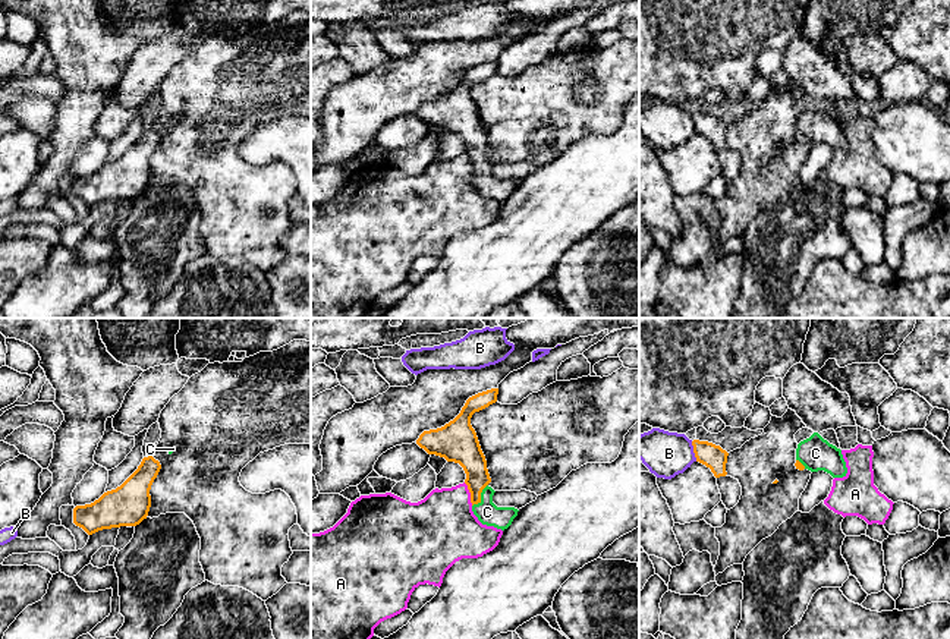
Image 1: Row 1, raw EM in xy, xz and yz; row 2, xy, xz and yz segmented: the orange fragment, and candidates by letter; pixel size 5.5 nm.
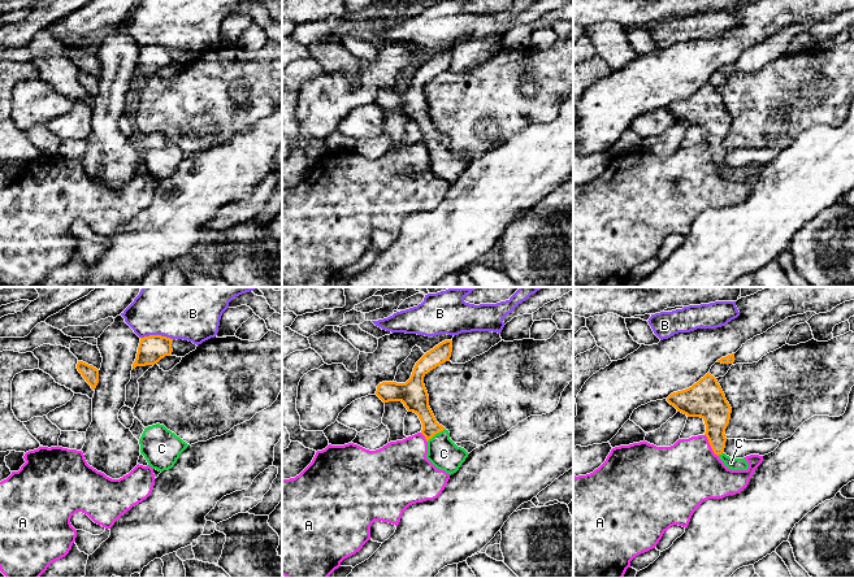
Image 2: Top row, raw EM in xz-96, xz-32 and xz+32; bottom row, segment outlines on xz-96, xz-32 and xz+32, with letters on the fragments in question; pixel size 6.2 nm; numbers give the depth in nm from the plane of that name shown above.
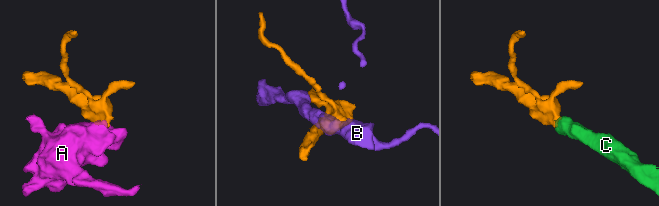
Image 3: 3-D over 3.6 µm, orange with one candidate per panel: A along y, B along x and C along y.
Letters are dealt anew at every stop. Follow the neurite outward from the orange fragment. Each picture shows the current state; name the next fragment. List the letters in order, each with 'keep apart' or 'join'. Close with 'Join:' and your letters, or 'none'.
A: keep apart
B: keep apart
C: join
Join: C

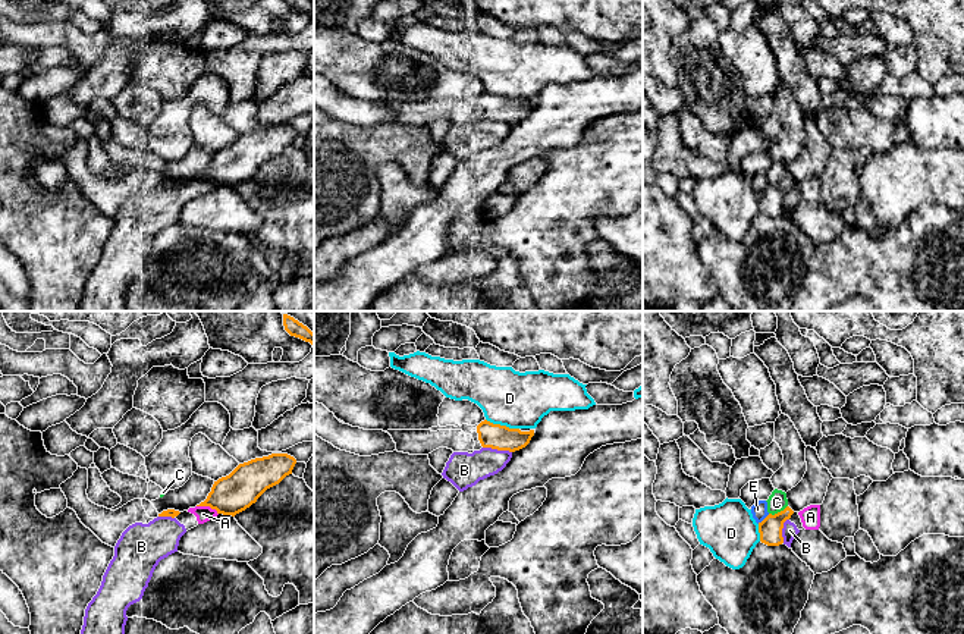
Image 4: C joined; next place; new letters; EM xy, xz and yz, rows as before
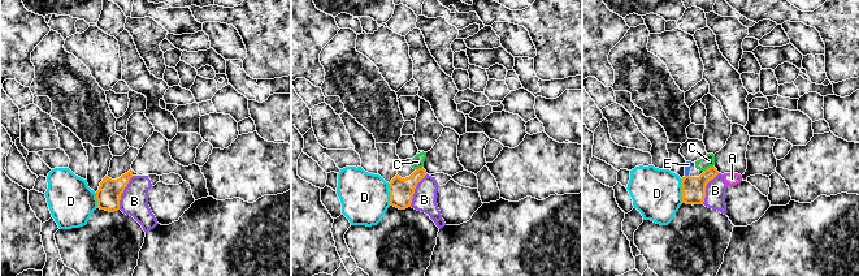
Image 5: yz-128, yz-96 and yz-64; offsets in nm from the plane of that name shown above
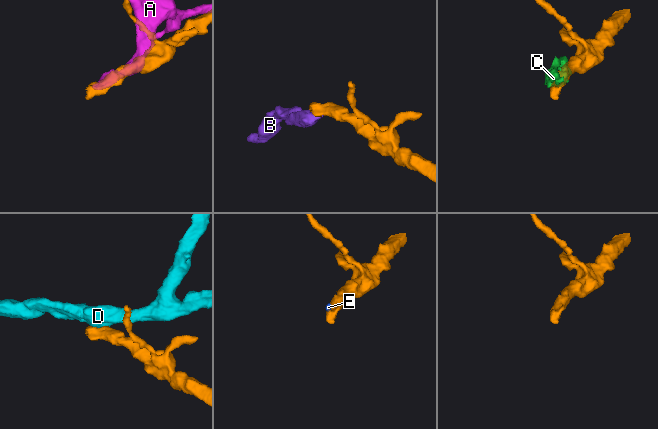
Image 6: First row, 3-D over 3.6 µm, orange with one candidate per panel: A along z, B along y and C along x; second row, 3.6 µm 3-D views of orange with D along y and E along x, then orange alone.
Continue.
A: keep apart
B: keep apart
C: keep apart
D: keep apart
E: keep apart
Join: none

